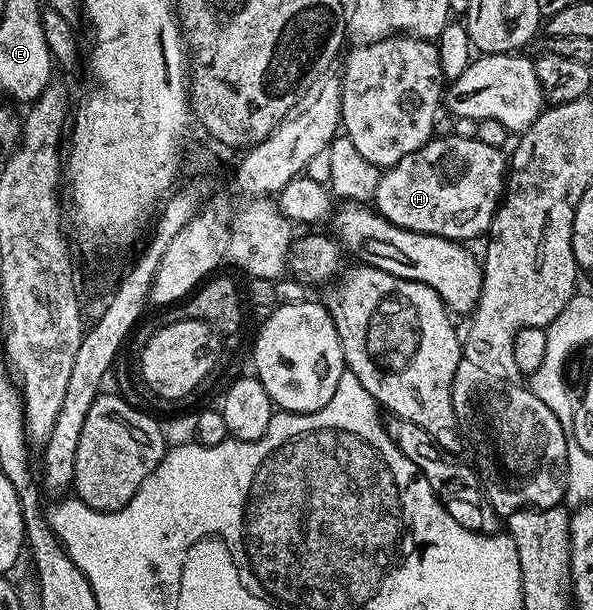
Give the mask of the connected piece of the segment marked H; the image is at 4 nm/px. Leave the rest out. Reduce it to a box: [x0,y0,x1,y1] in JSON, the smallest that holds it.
[372,135,507,241]

